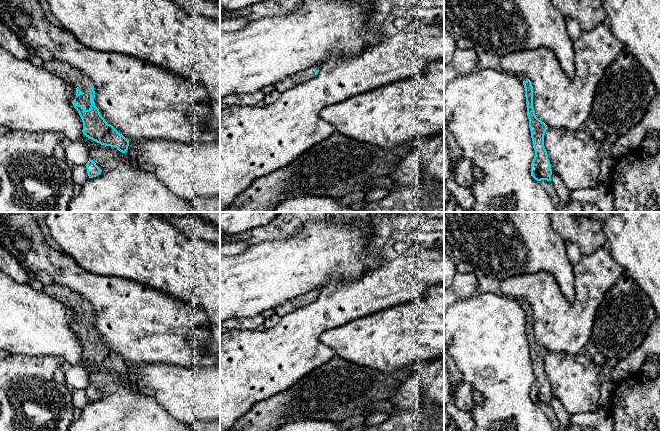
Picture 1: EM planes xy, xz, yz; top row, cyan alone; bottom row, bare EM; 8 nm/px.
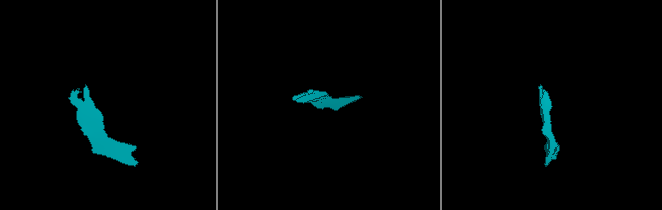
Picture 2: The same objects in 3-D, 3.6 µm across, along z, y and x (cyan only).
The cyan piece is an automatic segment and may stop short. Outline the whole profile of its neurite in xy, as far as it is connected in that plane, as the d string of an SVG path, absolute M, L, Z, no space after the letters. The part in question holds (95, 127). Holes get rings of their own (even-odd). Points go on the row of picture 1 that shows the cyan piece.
M58 59L46 62L44 67L76 88L76 98L72 104L82 119L83 134L101 145L115 147L125 153L129 141L101 116L95 106L91 80L78 69Z

